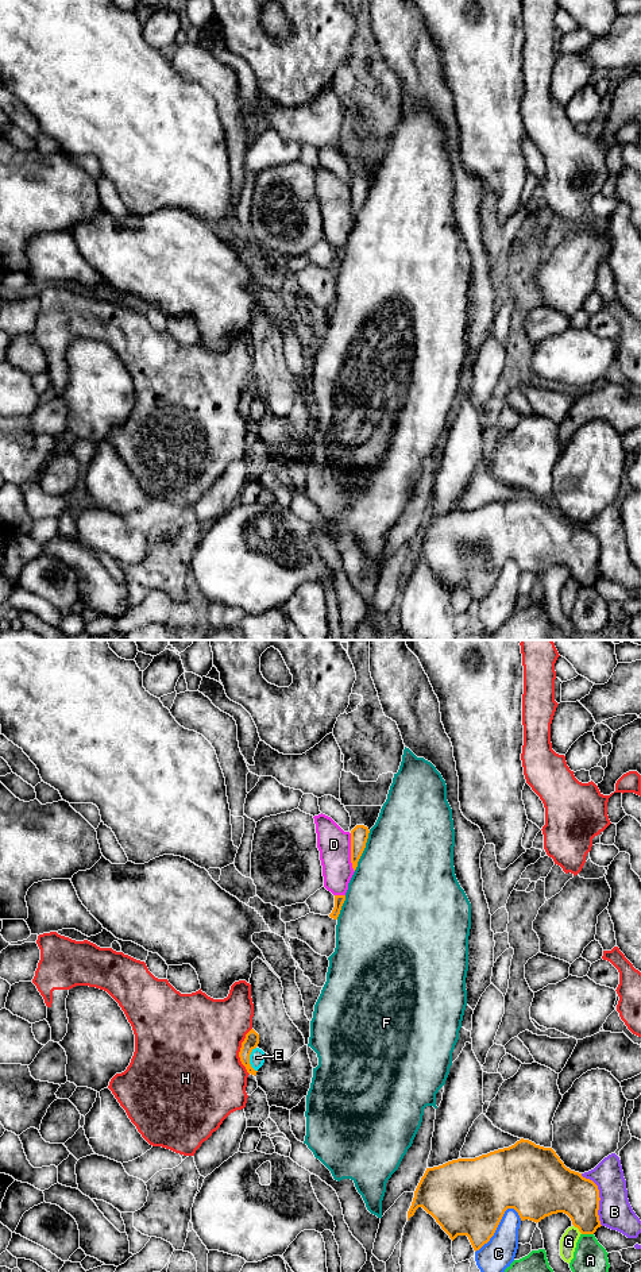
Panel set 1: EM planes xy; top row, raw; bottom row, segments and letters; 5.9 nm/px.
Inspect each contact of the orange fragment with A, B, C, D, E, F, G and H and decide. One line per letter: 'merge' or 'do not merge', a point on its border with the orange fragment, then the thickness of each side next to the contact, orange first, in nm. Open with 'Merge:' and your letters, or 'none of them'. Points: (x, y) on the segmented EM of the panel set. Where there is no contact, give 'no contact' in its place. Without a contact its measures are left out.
Merge: none of them
A: do not merge; contact xy (587, 1233); calibres 240 and 190 nm
B: do not merge; contact xy (599, 1198); calibres 280 and 200 nm
C: do not merge; contact xy (495, 1229); calibres 460 and 190 nm
D: do not merge; contact xy (351, 852); calibres 110 and 190 nm
E: do not merge; contact xy (248, 1059); calibres 90 and 90 nm
F: do not merge; contact xy (363, 850); calibres 110 and 500 nm
G: do not merge; contact xy (578, 1228); calibres 280 and 100 nm
H: do not merge; contact xy (240, 1051); calibres 90 and 480 nm

